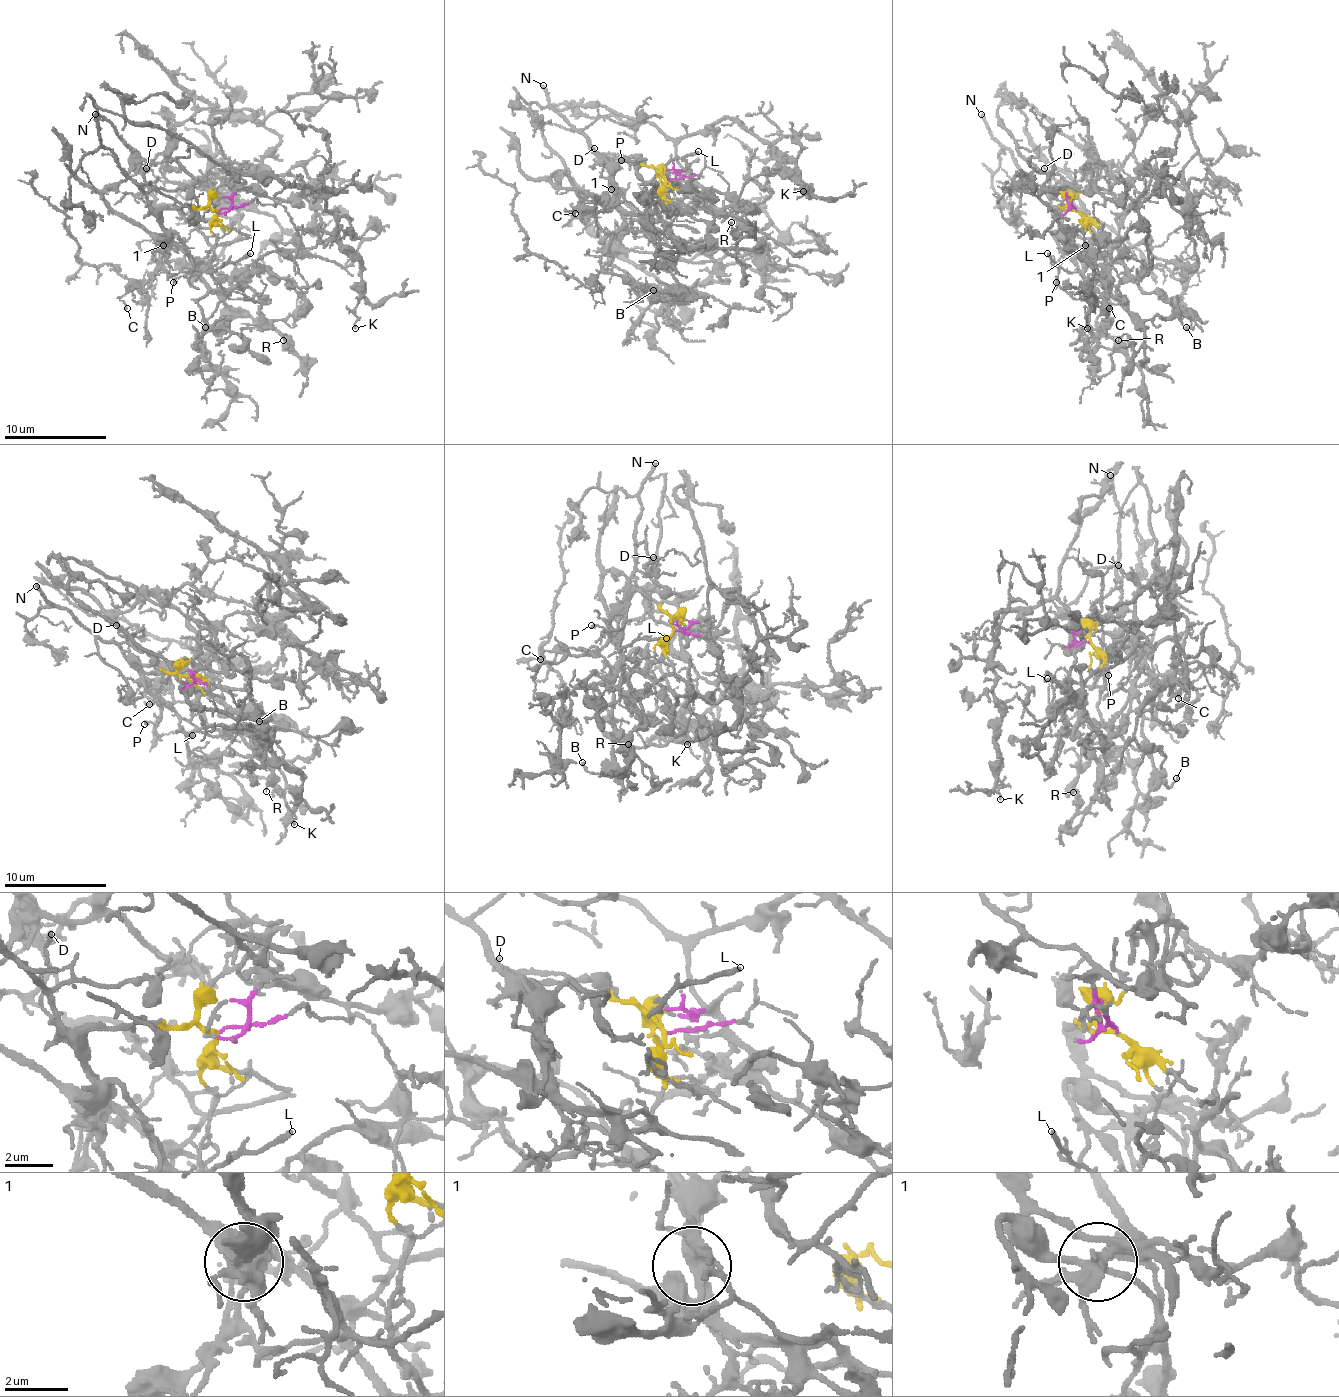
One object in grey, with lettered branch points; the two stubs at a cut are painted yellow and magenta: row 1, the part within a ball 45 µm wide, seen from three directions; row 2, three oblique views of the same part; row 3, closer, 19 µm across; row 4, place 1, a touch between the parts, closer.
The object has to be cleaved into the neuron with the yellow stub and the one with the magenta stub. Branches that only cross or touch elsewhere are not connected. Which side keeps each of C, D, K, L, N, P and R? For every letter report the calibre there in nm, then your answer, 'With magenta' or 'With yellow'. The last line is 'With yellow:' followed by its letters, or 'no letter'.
C: Thickness 100 nm. With yellow
D: Thickness 120 nm. With yellow
K: Thickness 110 nm. With magenta
L: Thickness 200 nm. With yellow
N: Thickness 240 nm. With yellow
P: Thickness 110 nm. With yellow
R: Thickness 110 nm. With magenta
With yellow: C, D, L, N, P

